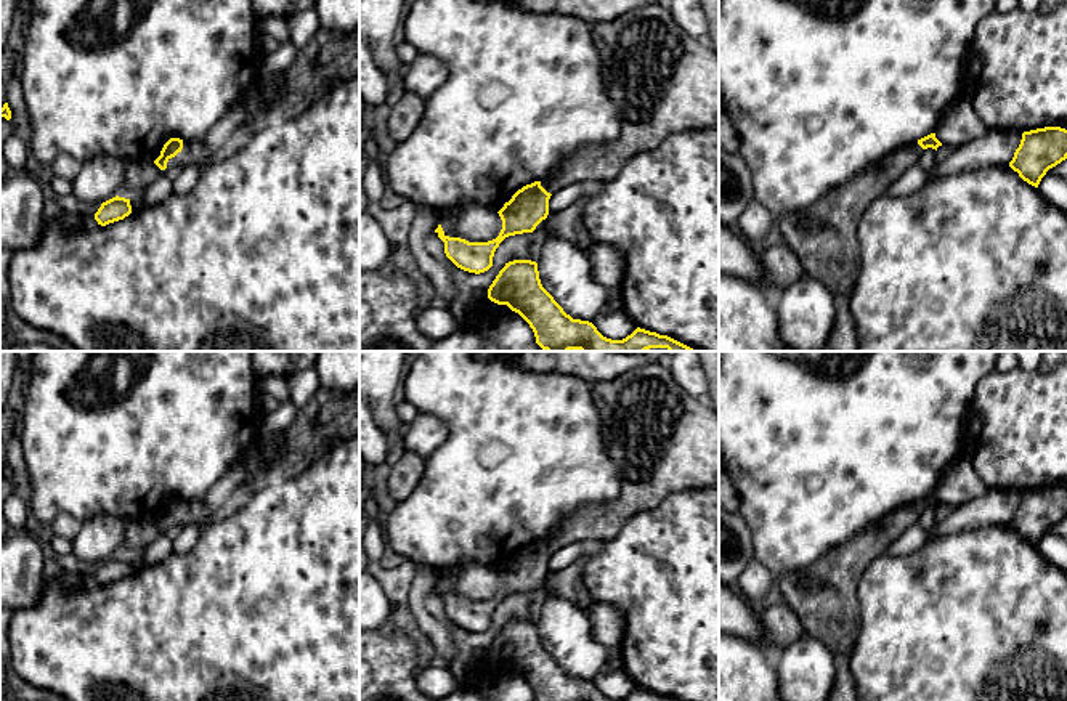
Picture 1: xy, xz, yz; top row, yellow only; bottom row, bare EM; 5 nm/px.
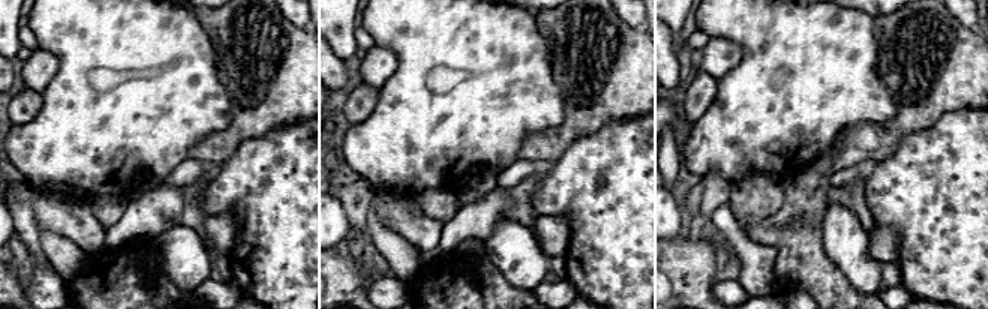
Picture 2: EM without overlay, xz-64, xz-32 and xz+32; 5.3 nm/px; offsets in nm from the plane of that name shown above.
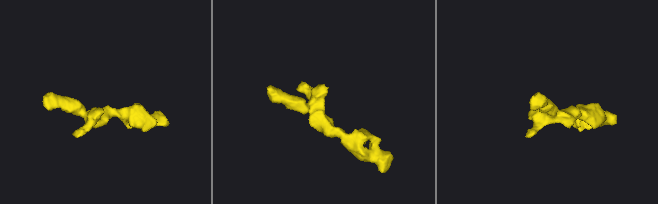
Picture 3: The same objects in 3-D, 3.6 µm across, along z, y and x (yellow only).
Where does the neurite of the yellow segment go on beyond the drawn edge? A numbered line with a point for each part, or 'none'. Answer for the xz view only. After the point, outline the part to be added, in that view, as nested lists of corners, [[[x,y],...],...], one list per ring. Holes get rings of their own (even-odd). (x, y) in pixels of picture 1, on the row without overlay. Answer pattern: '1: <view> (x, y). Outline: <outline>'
1: xz (665, 441). Outline: [[[656,361],[623,375],[592,385],[594,403],[605,414],[608,454],[618,462],[621,491],[615,500],[594,507],[570,521],[560,534],[541,541],[554,553],[563,545],[582,541],[610,541],[635,513],[658,507],[669,494],[719,486],[719,415],[698,398],[688,396],[674,380],[667,361]]]

